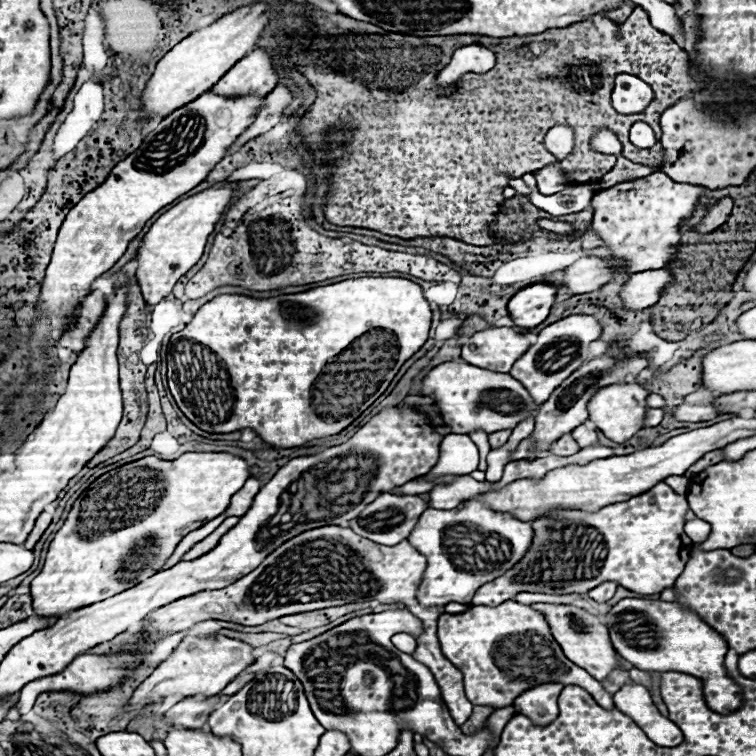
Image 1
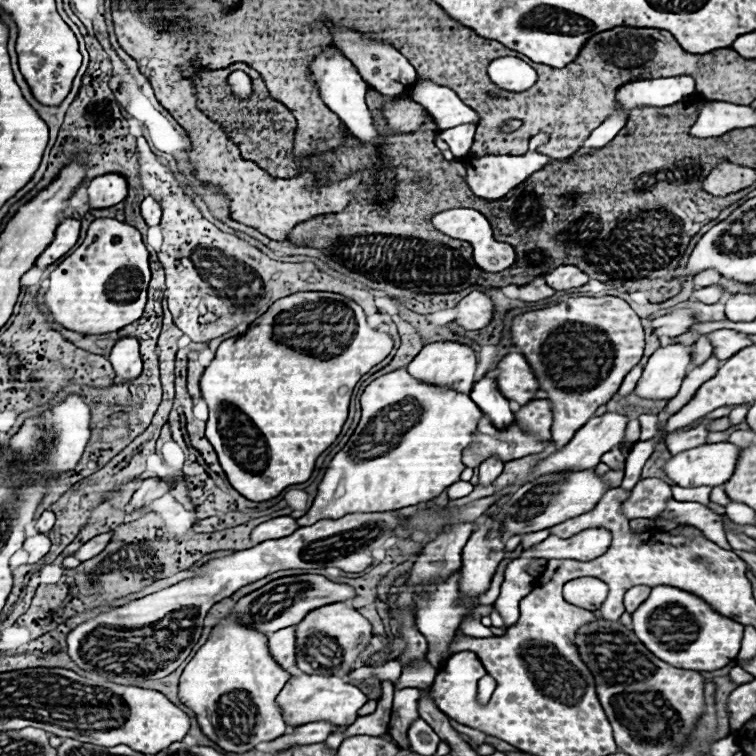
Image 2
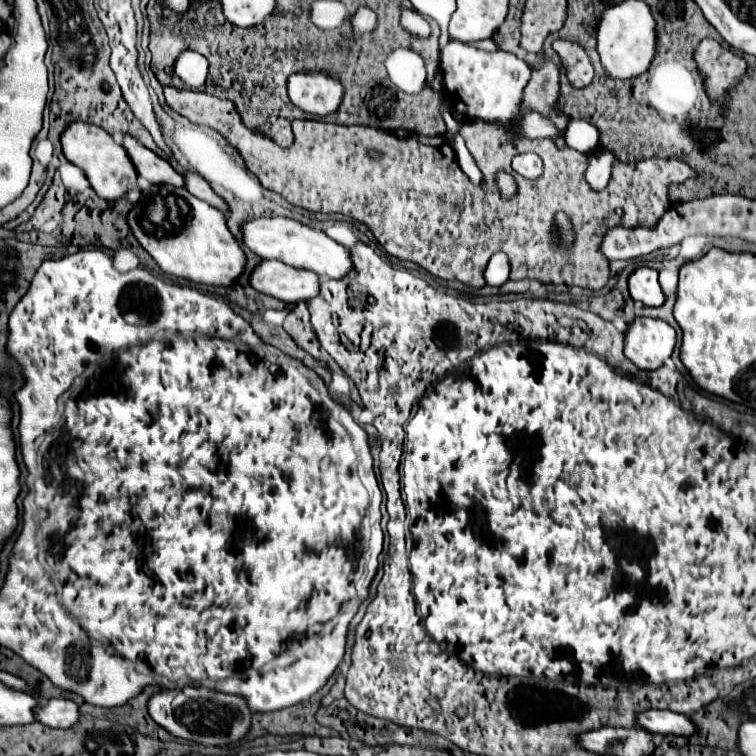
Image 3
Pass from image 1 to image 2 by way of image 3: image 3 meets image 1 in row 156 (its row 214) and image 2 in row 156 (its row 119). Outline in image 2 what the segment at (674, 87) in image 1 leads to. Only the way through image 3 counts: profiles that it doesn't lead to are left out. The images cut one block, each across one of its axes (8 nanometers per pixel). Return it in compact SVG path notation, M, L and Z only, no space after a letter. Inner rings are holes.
M208 116L180 118L180 126L188 130L188 138L192 142L192 148L188 150L188 162L194 166L192 174L198 178L198 182L214 184L214 188L226 196L232 220L252 226L272 240L286 240L288 230L292 230L296 222L302 222L304 218L312 218L316 214L342 210L350 202L358 174L320 188L316 188L314 174L306 170L302 170L300 176L288 180L272 178L254 162L248 162L244 158L240 160L240 150L212 150L212 138L208 138L208 120Z

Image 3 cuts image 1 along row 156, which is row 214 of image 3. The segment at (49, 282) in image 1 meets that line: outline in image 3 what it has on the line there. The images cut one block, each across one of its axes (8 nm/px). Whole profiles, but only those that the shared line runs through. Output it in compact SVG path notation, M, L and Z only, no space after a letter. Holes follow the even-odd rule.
M160 184L142 188L142 198L132 206L126 222L140 246L156 260L158 268L170 276L196 284L230 286L244 270L244 252L226 228L224 212L198 200L186 188Z

